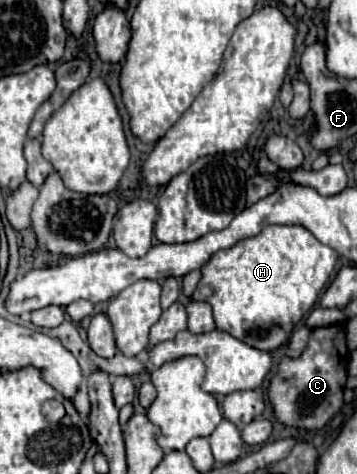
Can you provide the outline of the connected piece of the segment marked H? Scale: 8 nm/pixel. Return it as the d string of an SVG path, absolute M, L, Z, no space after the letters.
M269 225L259 235L237 241L229 249L221 249L209 257L209 261L201 267L201 281L191 299L205 301L213 307L213 319L217 329L227 331L235 339L243 341L249 347L259 351L275 353L281 345L285 345L295 329L295 325L309 315L313 309L321 289L329 281L335 265L339 261L339 253L329 245L323 245L301 225Z

